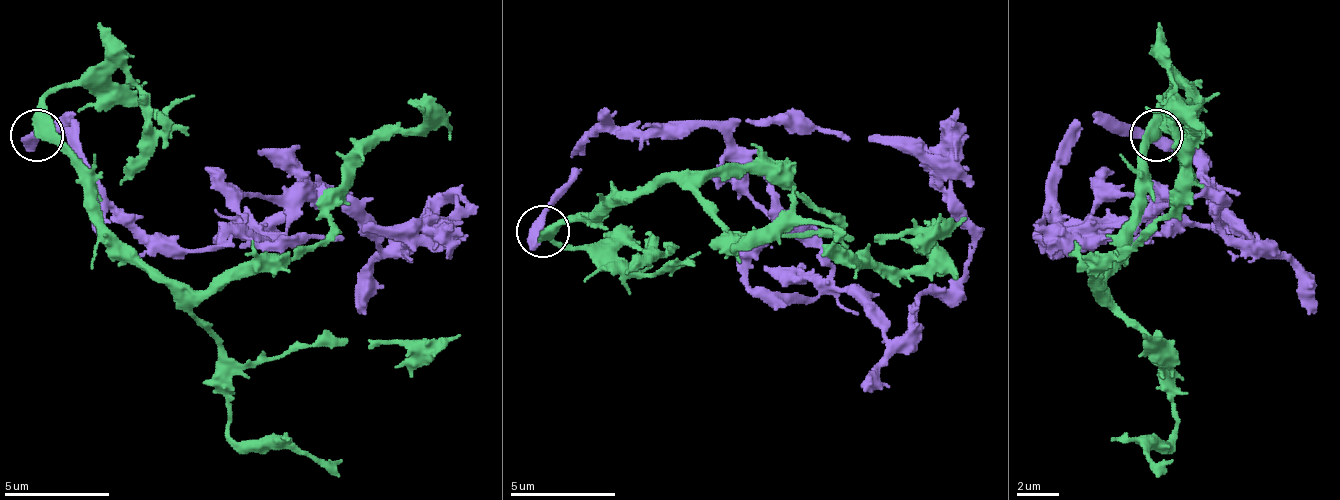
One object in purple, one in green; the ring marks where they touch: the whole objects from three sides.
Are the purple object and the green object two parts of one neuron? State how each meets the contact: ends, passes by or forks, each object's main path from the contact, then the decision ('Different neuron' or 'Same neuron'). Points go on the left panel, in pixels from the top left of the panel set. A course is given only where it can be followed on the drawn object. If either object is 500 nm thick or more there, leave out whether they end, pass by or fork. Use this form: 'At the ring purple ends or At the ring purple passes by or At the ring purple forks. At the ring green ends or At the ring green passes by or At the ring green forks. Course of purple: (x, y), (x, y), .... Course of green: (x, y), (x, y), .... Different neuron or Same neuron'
Course of purple: (35, 136), (67, 121), (119, 210), (209, 252), (325, 194), (393, 247), (467, 205), (361, 231). Course of green: (35, 136), (77, 168), (88, 205), (151, 268), (225, 289), (314, 247), (340, 178), (414, 131), (419, 105). Different neuron

